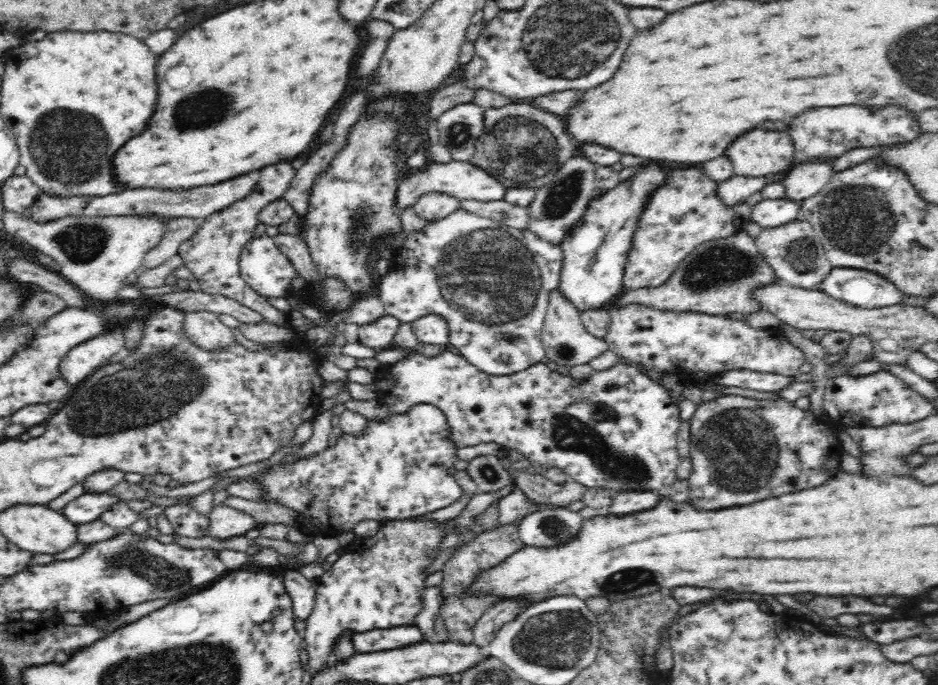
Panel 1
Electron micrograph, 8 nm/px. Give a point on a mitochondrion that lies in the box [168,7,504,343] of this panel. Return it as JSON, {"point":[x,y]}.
{"point":[206,107]}

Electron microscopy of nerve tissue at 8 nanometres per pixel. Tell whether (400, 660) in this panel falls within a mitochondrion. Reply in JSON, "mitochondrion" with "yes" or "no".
{"mitochondrion":"no"}

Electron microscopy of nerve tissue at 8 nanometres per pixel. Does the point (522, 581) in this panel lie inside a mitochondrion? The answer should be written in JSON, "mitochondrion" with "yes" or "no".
{"mitochondrion":"no"}

